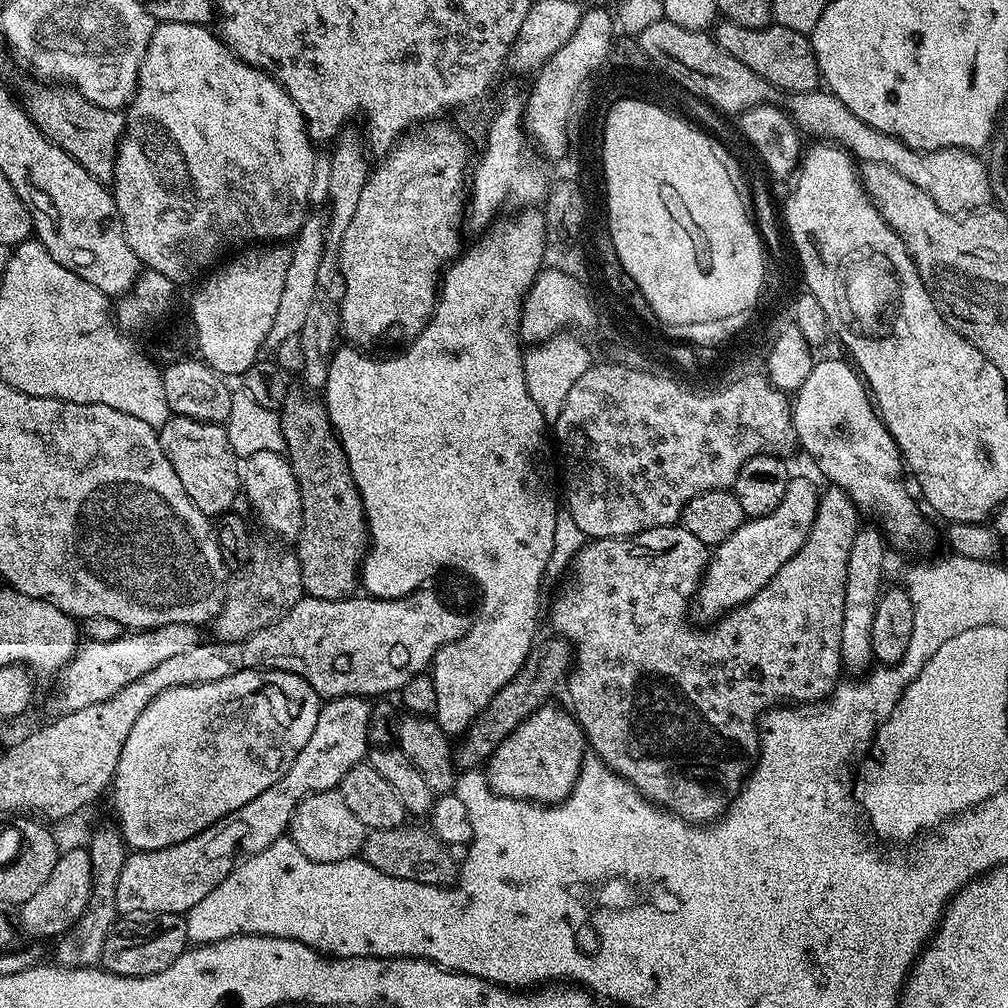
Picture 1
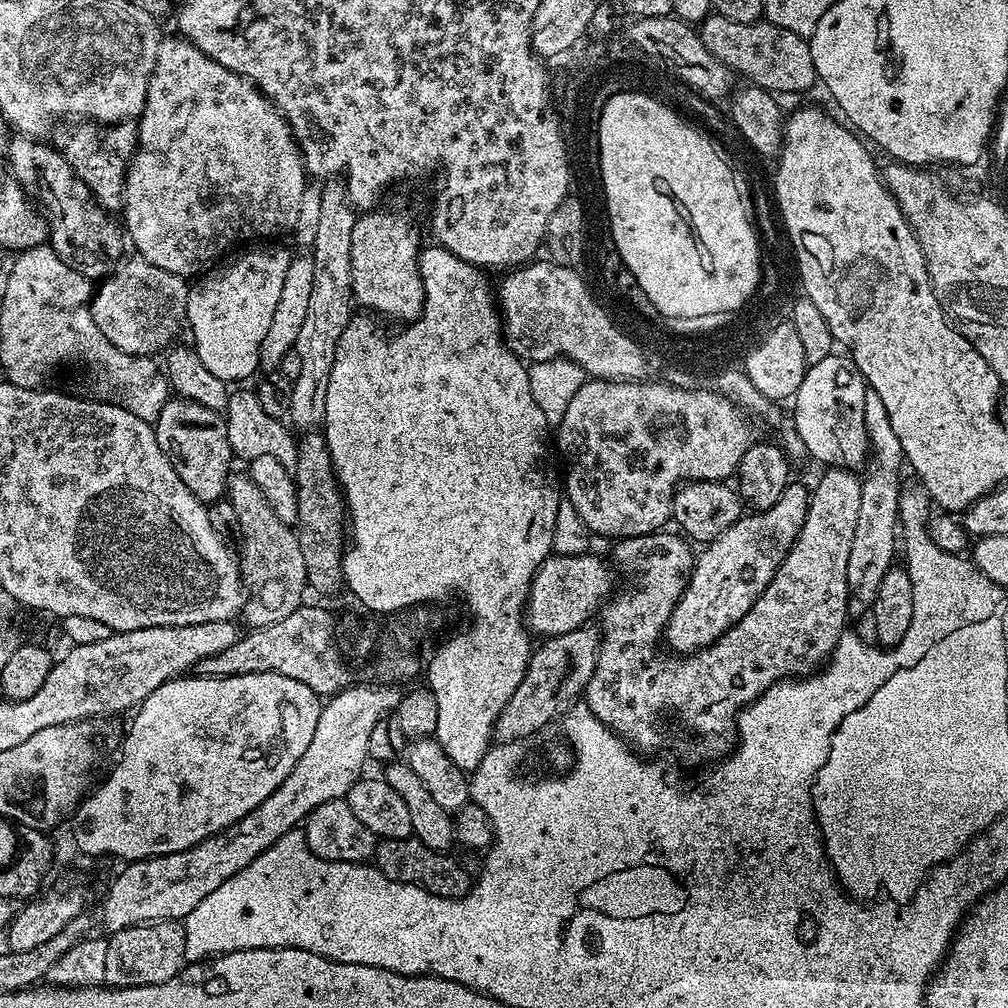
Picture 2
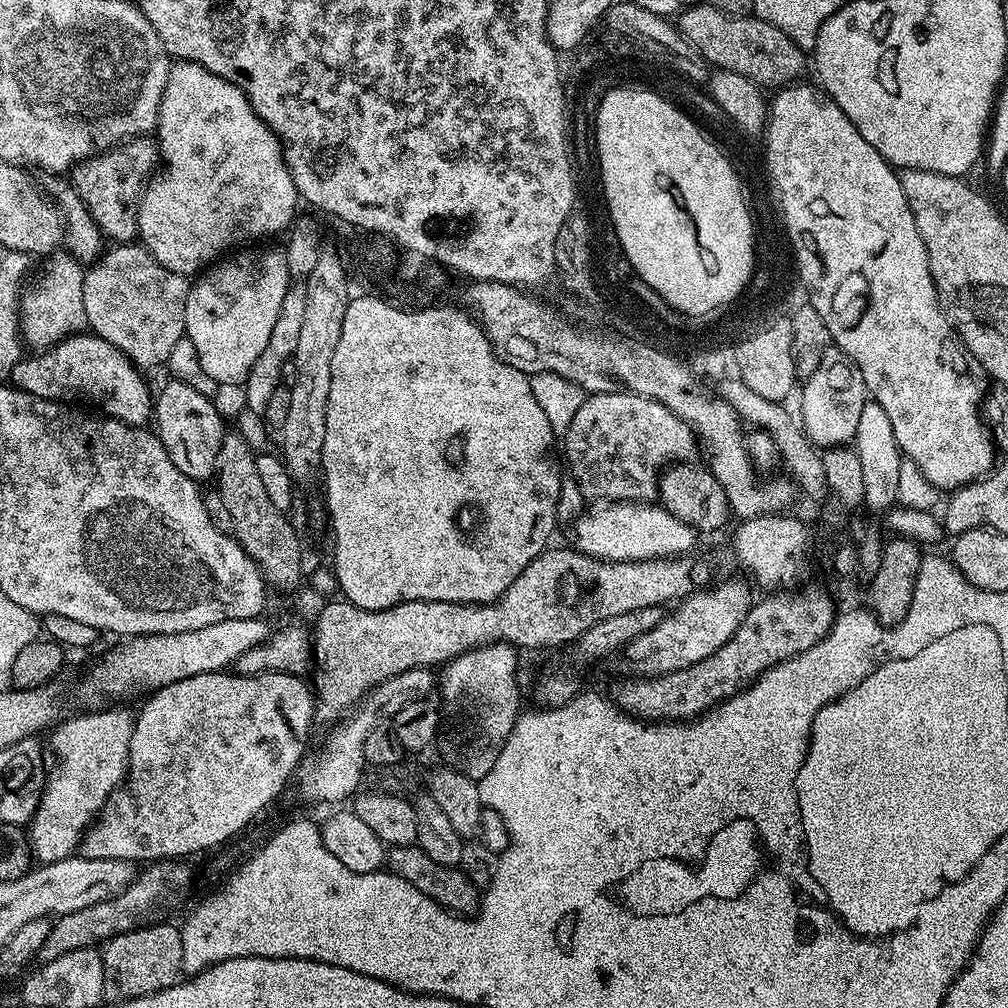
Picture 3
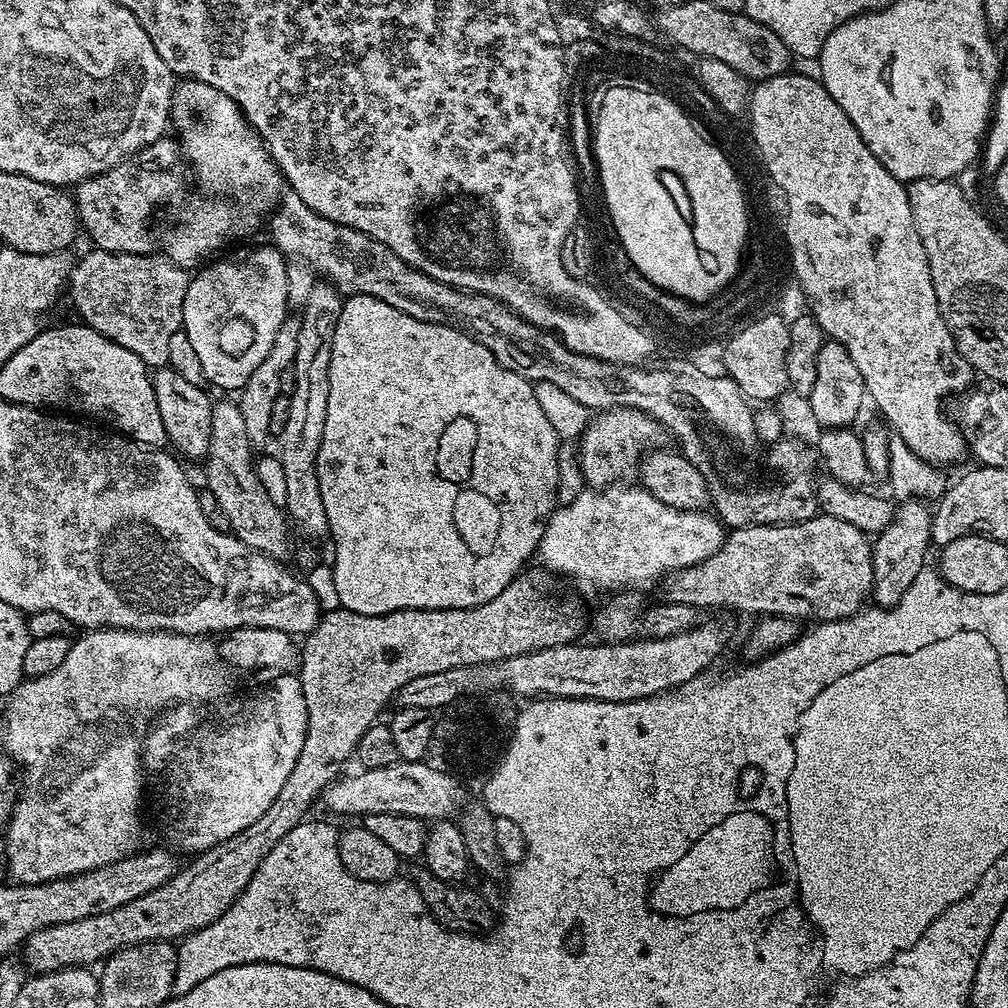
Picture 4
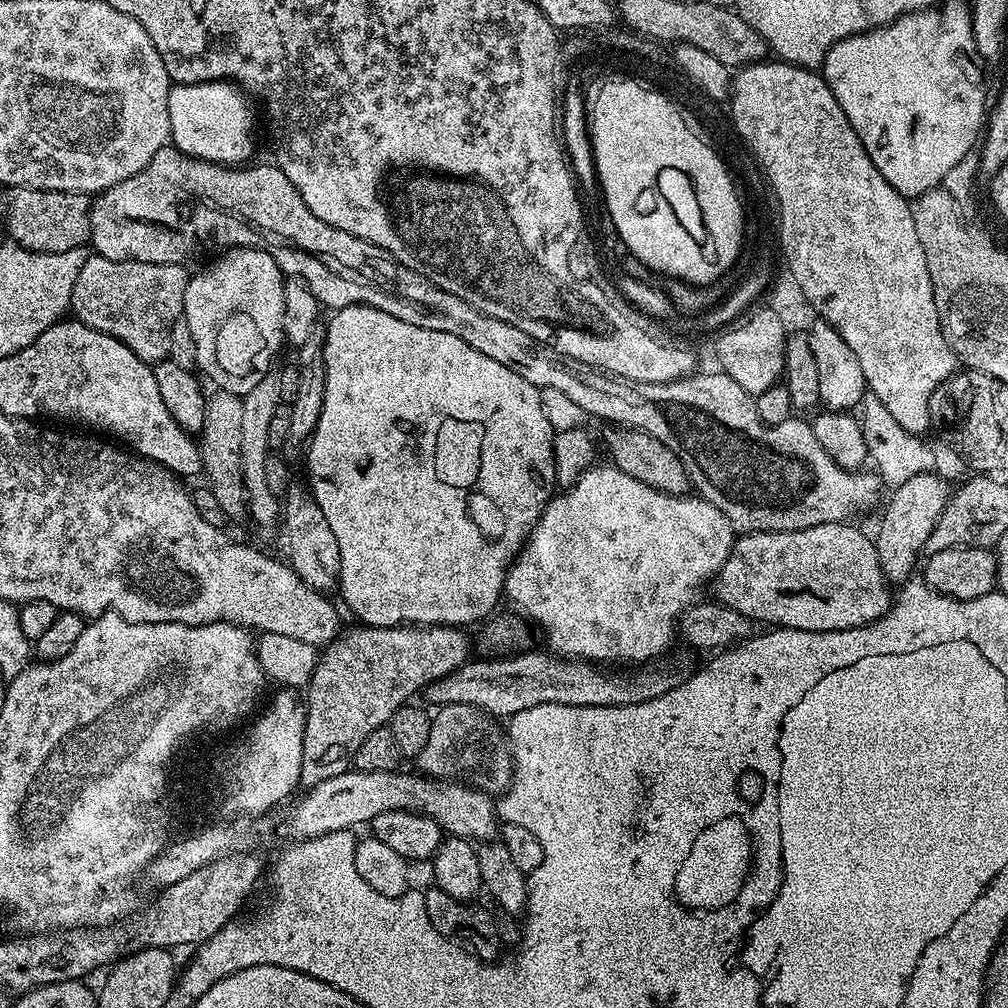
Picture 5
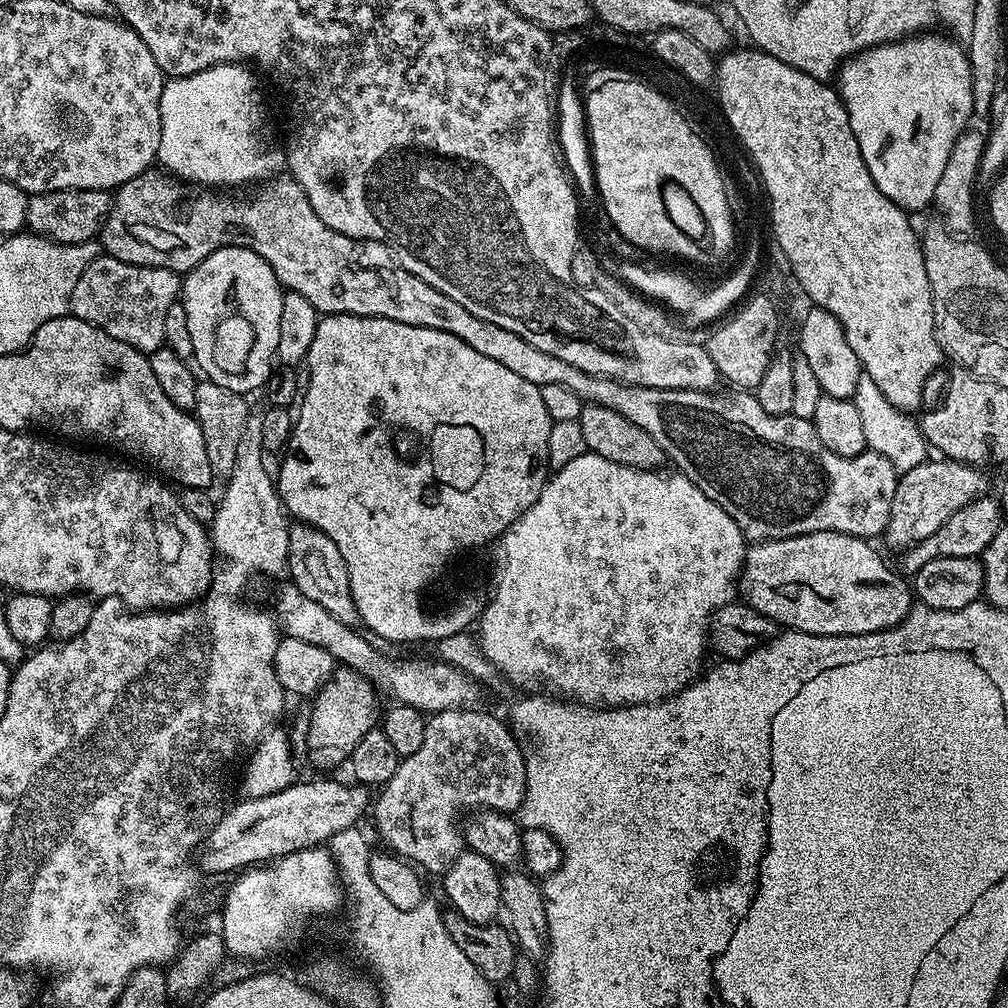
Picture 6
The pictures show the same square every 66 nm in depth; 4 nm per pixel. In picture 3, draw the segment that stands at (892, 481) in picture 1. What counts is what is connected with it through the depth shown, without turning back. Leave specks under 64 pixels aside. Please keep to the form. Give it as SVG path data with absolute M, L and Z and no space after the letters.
M831 346L823 355L818 370L803 381L802 388L803 386L804 393L800 396L798 416L804 433L812 444L821 449L851 445L856 438L858 418L862 414L866 399L864 379L858 366L854 366L854 362L845 352Z

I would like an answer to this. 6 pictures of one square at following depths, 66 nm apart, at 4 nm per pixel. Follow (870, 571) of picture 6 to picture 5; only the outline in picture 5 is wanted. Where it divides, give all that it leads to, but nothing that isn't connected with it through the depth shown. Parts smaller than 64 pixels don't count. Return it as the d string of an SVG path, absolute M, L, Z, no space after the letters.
M841 522L839 524L823 524L822 526L810 526L806 530L794 530L793 532L746 532L733 543L732 552L726 558L726 562L720 567L714 577L716 584L715 599L719 603L729 607L732 611L747 617L749 621L761 620L764 626L779 626L781 628L793 628L794 630L806 630L807 632L829 632L830 630L846 630L873 624L878 618L882 618L894 603L894 592L888 580L882 574L878 562L878 550L876 541L868 536L860 528L855 528L855 523Z

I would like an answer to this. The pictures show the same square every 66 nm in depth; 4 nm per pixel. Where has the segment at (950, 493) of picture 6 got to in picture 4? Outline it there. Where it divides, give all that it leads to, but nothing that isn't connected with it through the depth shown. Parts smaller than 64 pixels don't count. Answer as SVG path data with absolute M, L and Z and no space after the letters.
M908 498L895 509L895 516L872 544L872 595L877 608L893 608L902 602L906 590L910 590L910 582L918 578L918 574L926 567L924 560L928 556L932 539L932 512L923 499Z

